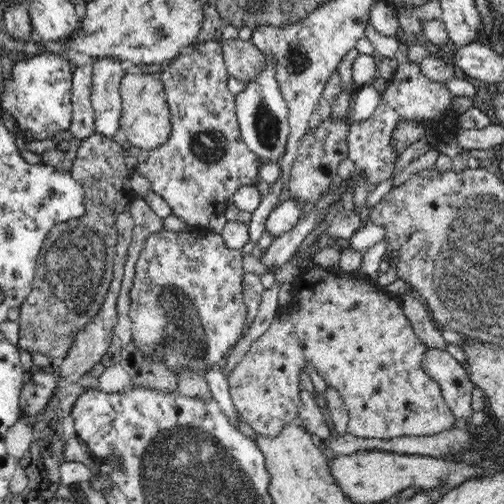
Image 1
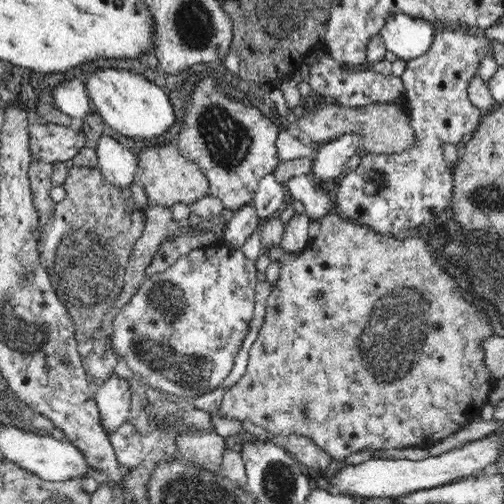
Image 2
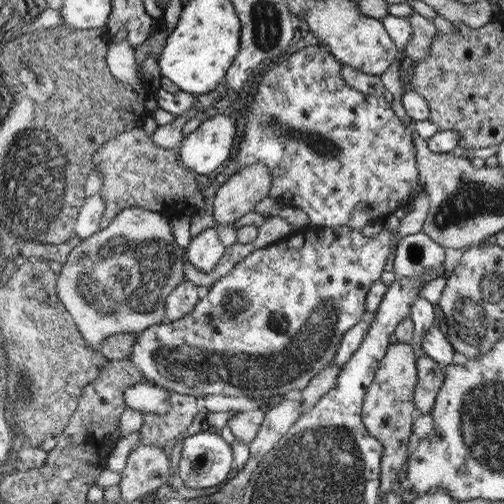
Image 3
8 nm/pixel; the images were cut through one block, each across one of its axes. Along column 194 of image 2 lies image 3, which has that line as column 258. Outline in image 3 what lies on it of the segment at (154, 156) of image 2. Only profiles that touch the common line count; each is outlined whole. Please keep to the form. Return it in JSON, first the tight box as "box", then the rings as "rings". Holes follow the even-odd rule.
{"box":[213,164,271,226],"rings":[[[251,164],[239,168],[213,196],[215,224],[227,226],[239,220],[243,214],[253,212],[255,204],[265,200],[271,190],[271,172],[263,164]]]}

